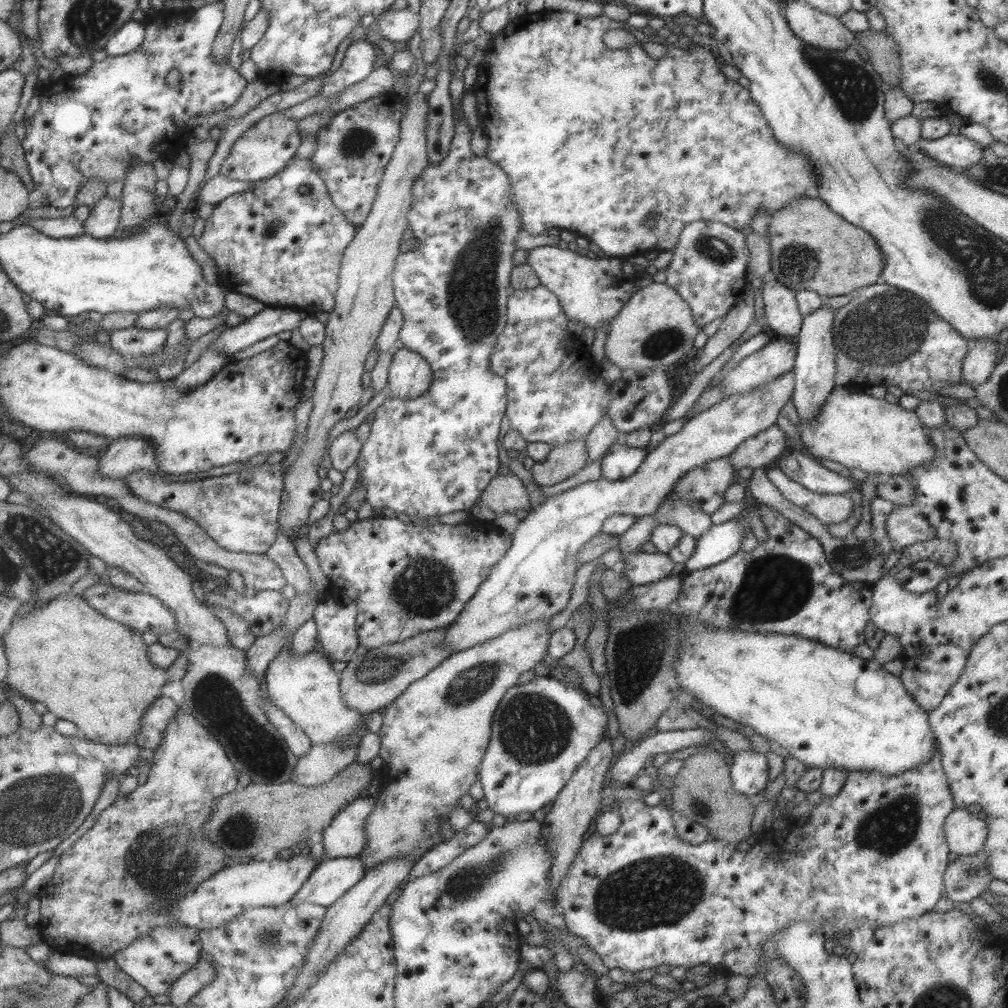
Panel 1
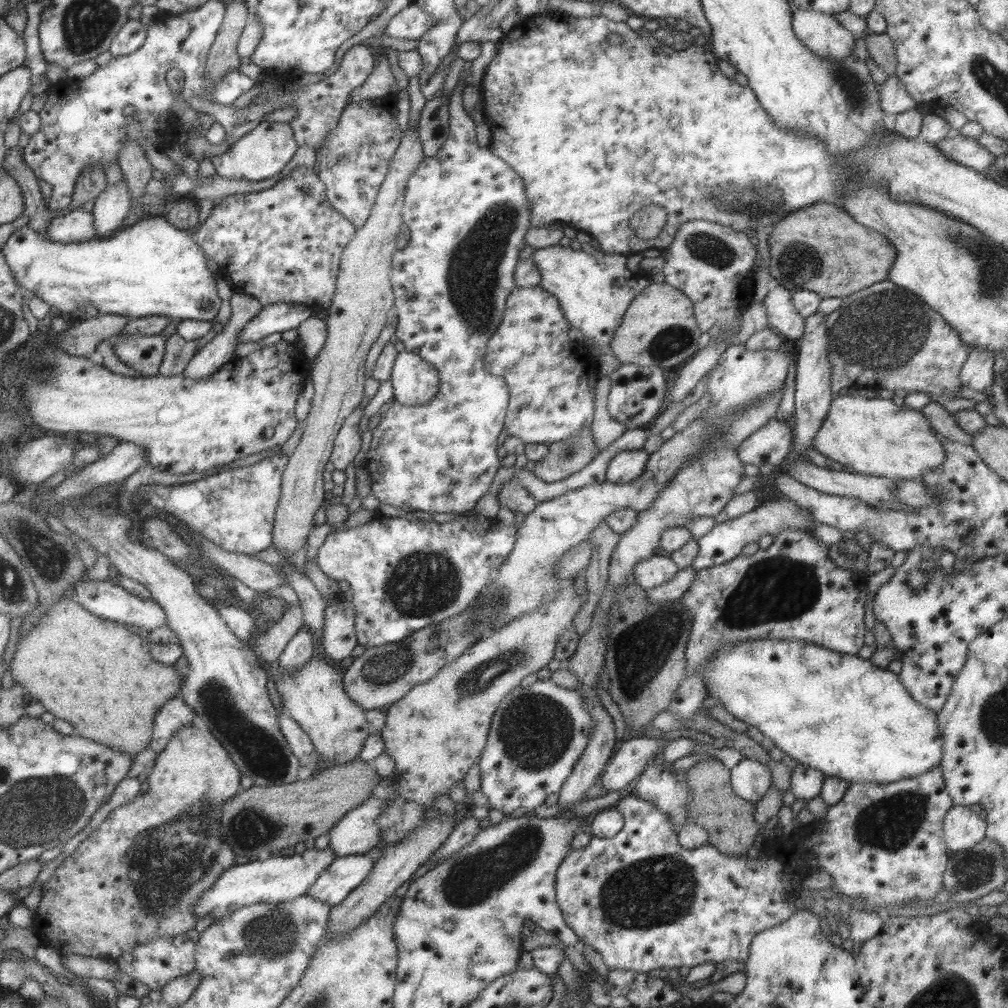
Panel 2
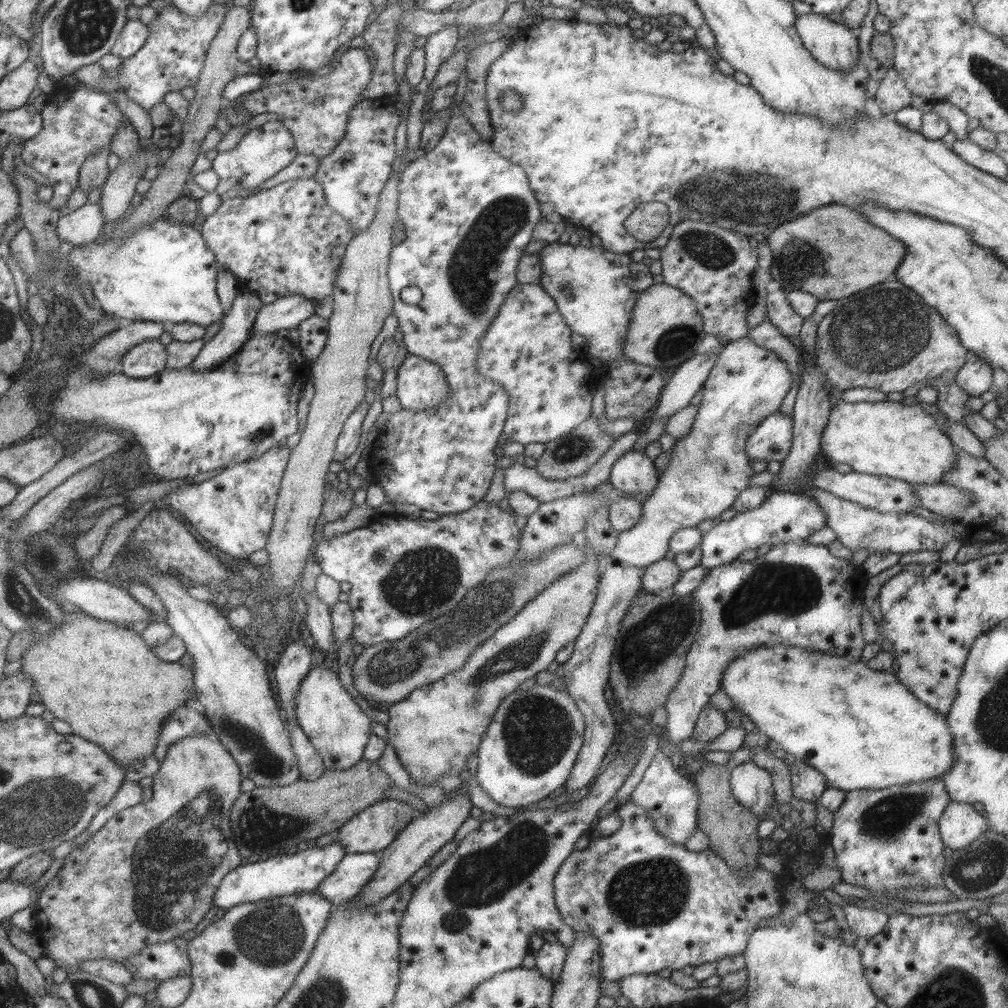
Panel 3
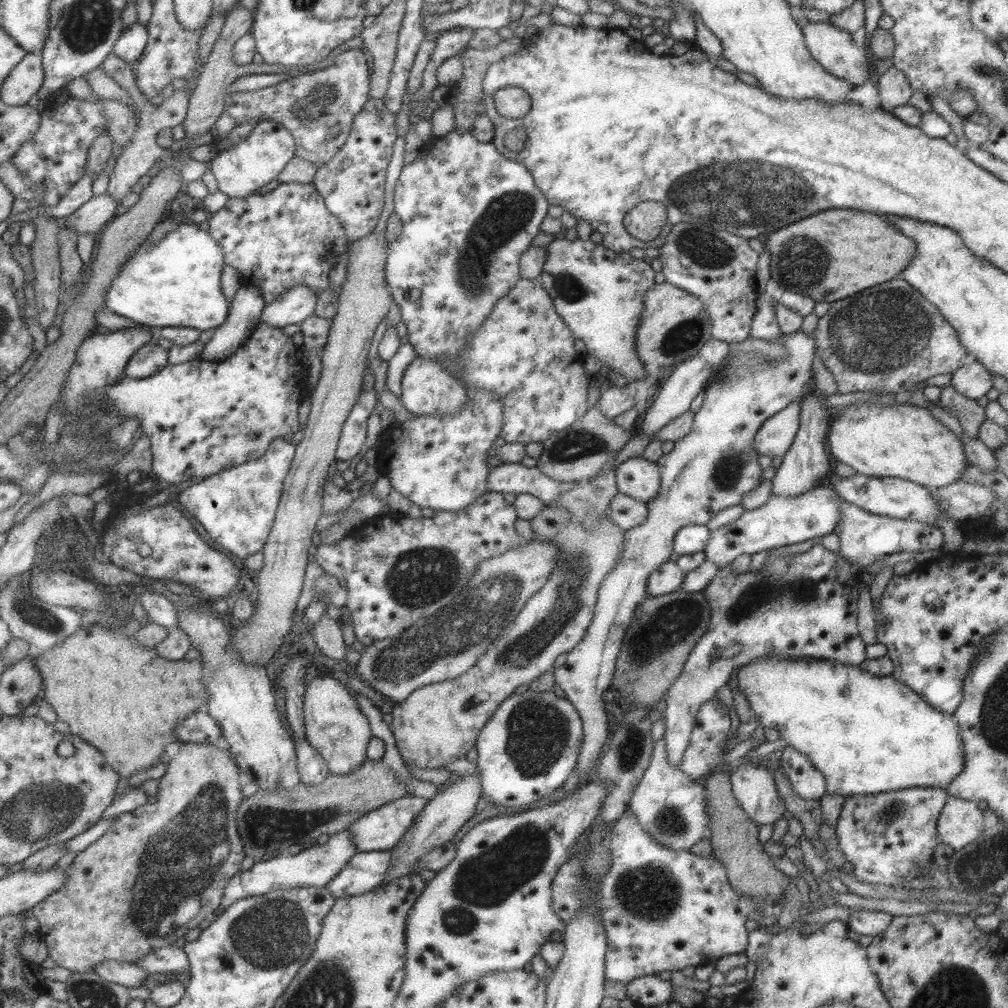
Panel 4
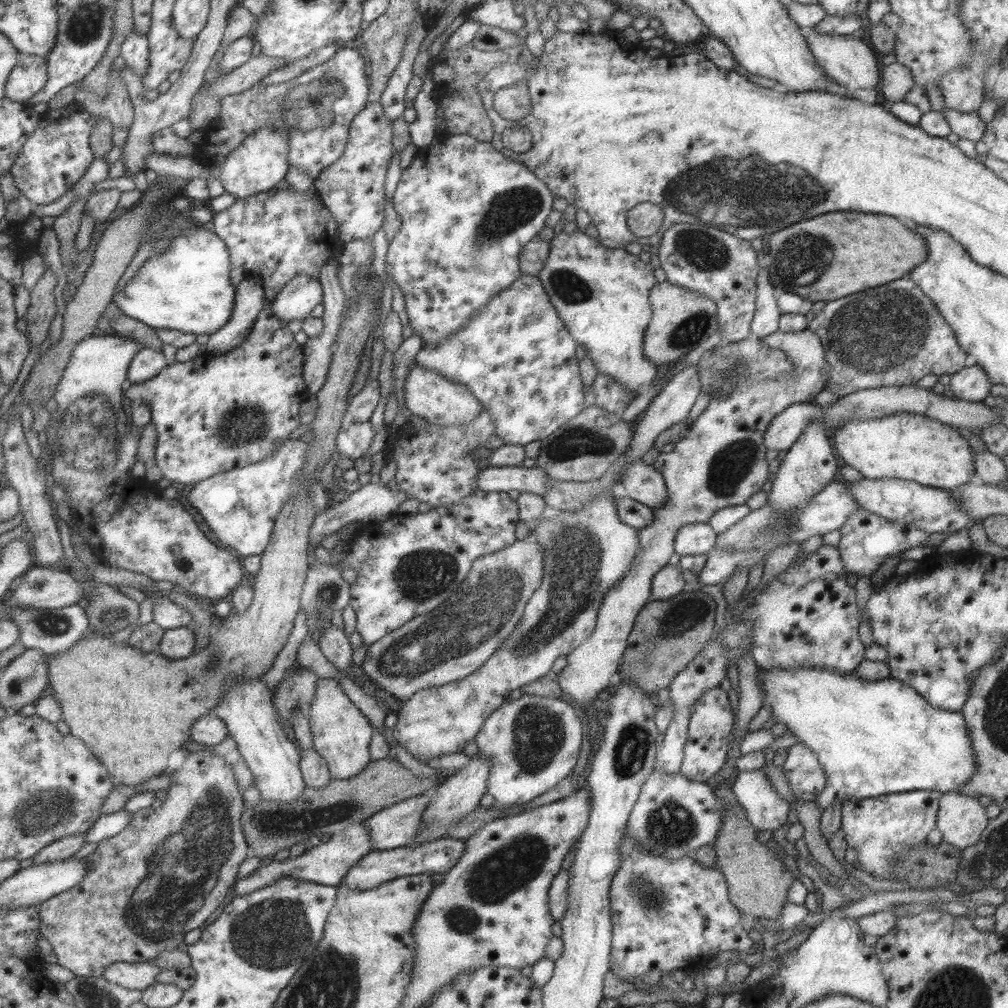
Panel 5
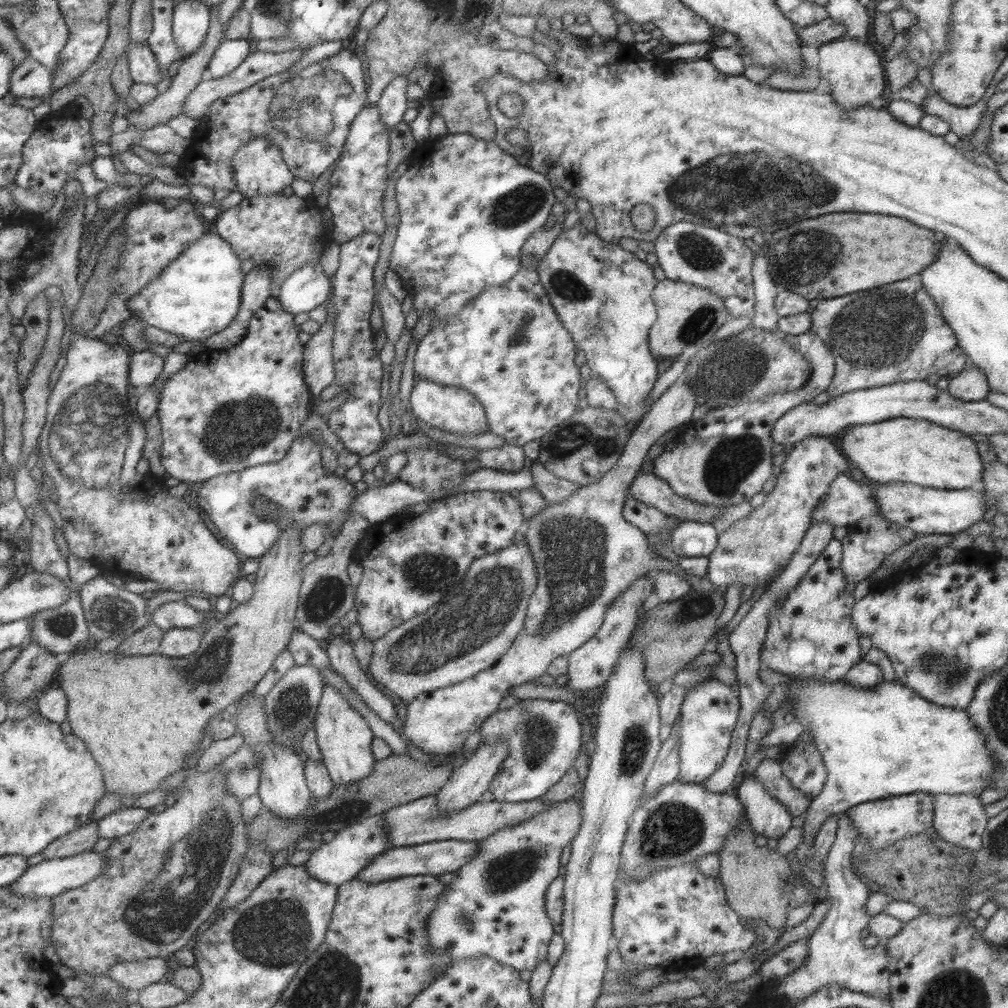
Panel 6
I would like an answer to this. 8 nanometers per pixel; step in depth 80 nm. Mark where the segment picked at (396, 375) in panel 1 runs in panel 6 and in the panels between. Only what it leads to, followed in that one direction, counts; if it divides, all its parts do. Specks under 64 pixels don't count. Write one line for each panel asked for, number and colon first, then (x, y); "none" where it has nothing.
2: (414, 381)
3: (420, 384)
4: (427, 389)
5: (429, 395)
6: (452, 409)

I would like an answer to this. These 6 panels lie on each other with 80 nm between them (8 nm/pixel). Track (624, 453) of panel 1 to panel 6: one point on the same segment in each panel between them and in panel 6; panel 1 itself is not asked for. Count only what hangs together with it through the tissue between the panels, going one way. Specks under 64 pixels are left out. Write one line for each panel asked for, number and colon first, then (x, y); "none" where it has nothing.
2: (624, 467)
3: (632, 472)
4: (636, 477)
5: (643, 483)
6: (646, 487)

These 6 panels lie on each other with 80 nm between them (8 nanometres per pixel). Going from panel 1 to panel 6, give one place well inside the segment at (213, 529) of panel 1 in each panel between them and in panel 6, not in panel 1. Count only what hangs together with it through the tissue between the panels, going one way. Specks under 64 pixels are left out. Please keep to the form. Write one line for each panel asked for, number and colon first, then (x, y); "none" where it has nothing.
2: (234, 509)
3: (233, 510)
4: (235, 507)
5: (239, 506)
6: (247, 507)

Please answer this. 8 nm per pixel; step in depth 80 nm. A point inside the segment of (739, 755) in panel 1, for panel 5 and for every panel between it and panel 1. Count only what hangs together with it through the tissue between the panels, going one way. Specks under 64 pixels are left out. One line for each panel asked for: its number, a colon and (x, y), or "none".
2: (749, 779)
3: (752, 786)
4: (753, 787)
5: (764, 808)

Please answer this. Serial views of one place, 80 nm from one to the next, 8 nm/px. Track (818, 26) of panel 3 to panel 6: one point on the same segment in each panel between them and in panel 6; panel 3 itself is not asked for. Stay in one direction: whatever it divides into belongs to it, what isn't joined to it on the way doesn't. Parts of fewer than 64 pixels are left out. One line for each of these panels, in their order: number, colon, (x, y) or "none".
4: (834, 50)
5: (850, 63)
6: (853, 71)

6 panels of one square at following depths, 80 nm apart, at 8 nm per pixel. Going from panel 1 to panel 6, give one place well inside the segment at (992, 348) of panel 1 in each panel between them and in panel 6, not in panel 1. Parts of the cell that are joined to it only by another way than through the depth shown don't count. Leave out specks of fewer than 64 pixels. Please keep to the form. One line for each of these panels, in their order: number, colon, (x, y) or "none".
2: (977, 372)
3: (974, 377)
4: (973, 380)
5: (971, 383)
6: (968, 385)

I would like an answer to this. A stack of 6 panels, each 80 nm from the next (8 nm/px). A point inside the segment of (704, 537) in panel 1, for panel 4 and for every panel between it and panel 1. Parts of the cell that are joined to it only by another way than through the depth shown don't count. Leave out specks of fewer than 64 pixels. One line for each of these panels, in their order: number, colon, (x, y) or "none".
2: (724, 542)
3: (782, 517)
4: (782, 521)

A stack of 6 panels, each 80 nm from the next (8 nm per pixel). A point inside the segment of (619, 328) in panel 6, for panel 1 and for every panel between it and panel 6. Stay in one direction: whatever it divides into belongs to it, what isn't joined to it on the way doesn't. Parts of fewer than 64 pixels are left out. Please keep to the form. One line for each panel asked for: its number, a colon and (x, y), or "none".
1: (590, 291)
2: (593, 291)
3: (595, 290)
4: (598, 293)
5: (601, 294)

